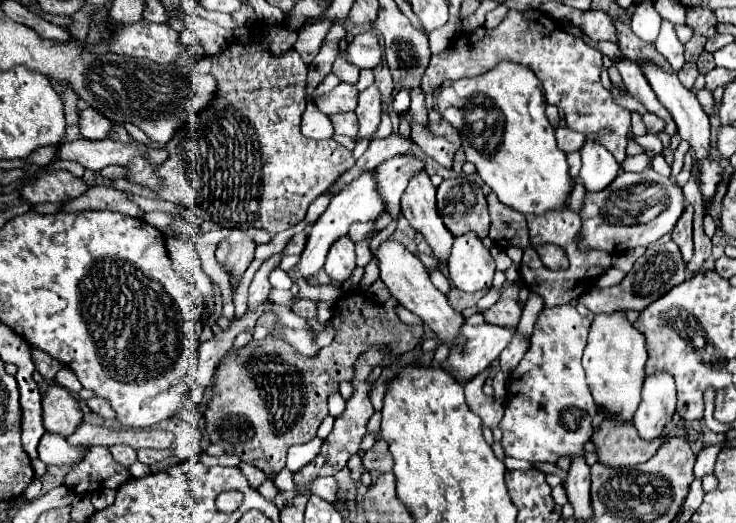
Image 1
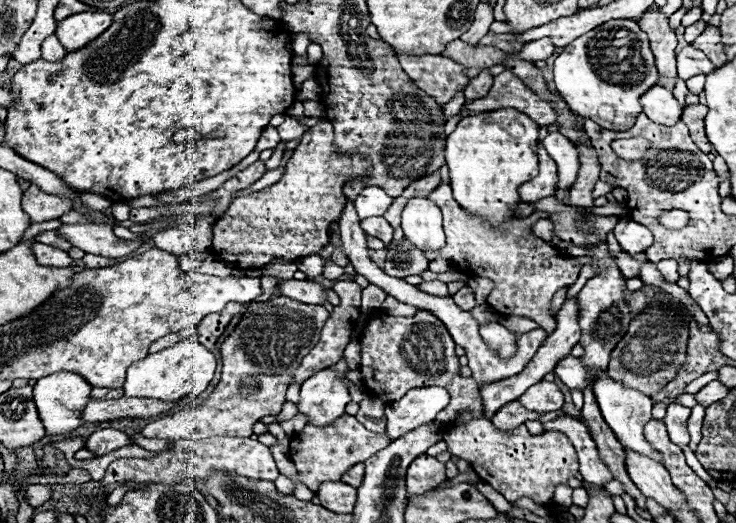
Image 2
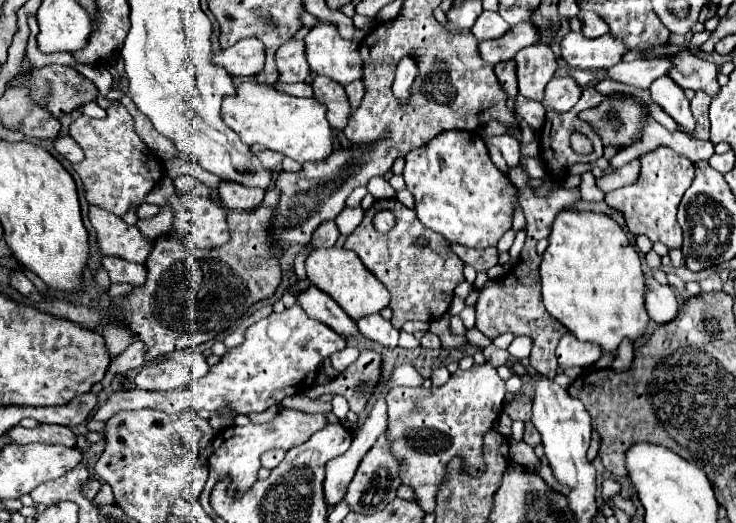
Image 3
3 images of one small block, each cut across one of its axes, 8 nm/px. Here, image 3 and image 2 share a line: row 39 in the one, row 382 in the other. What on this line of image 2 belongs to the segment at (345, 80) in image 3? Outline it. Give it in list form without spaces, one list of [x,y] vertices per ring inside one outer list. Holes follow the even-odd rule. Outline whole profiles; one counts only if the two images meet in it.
[[[326,368],[302,384],[298,412],[308,418],[308,424],[320,428],[338,420],[348,402],[348,386],[330,368]]]

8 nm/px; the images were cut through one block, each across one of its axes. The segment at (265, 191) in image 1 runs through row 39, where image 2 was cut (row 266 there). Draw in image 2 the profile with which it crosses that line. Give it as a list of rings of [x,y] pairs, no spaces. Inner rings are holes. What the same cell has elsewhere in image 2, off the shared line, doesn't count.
[[[328,120],[308,128],[302,142],[288,160],[282,178],[250,196],[234,198],[228,212],[212,226],[212,250],[214,254],[240,268],[260,268],[274,260],[300,260],[310,254],[318,254],[330,244],[330,224],[338,220],[348,198],[342,186],[350,178],[366,176],[368,160],[362,156],[338,158],[334,148],[332,124]]]

